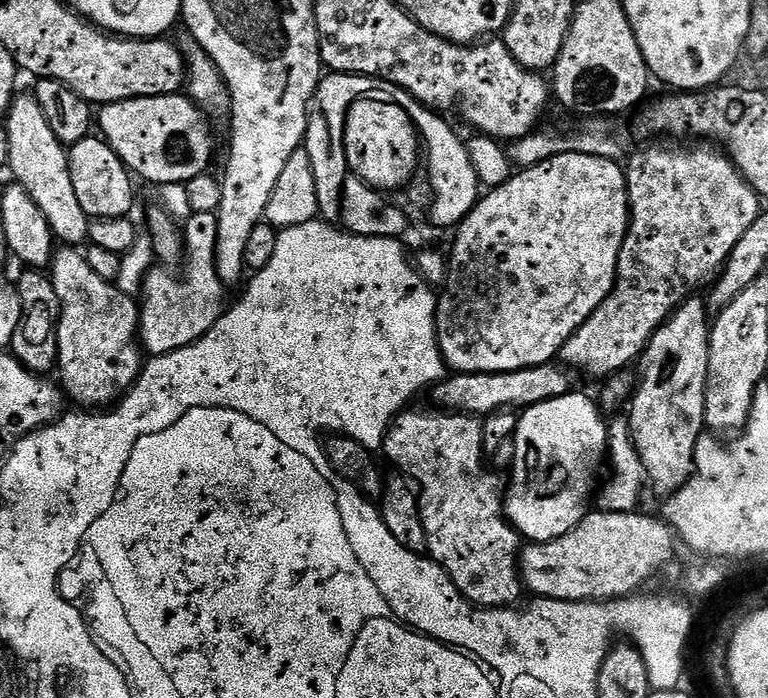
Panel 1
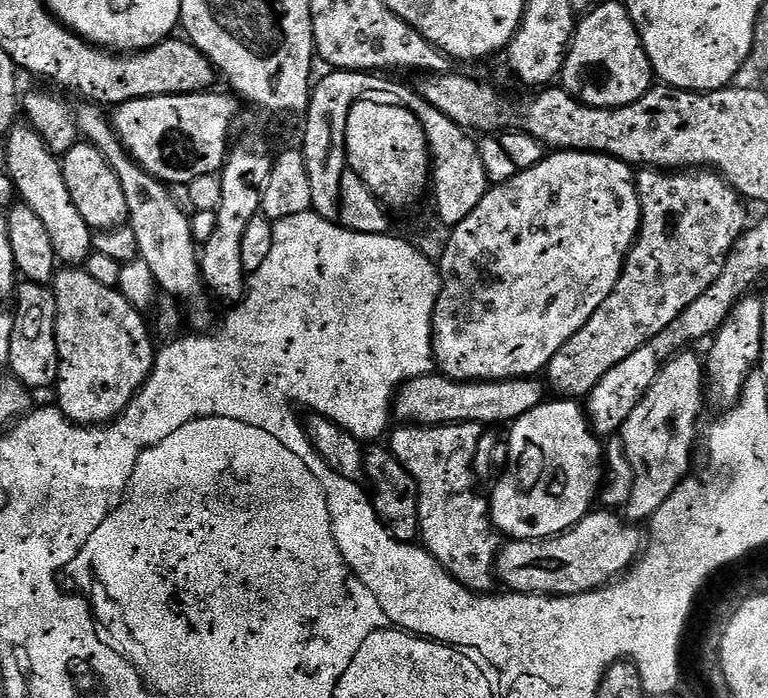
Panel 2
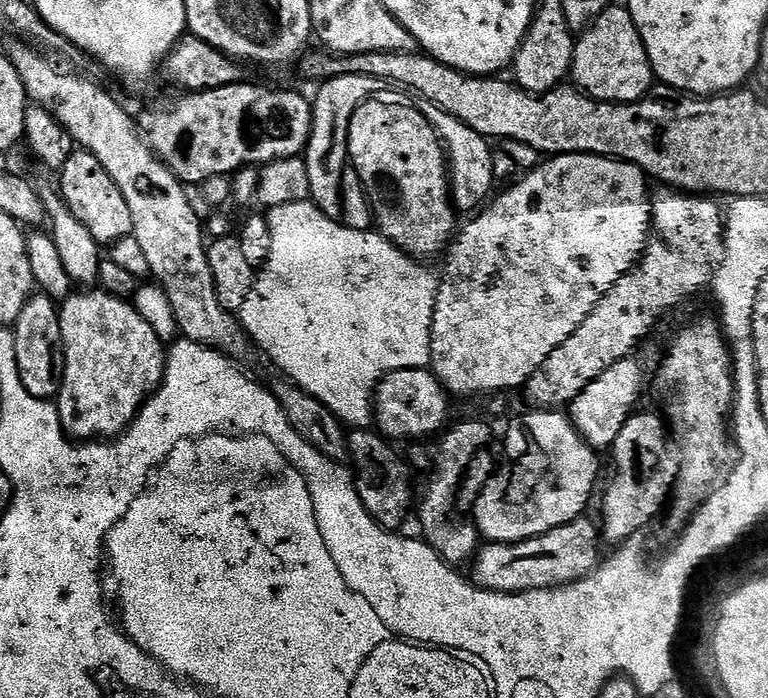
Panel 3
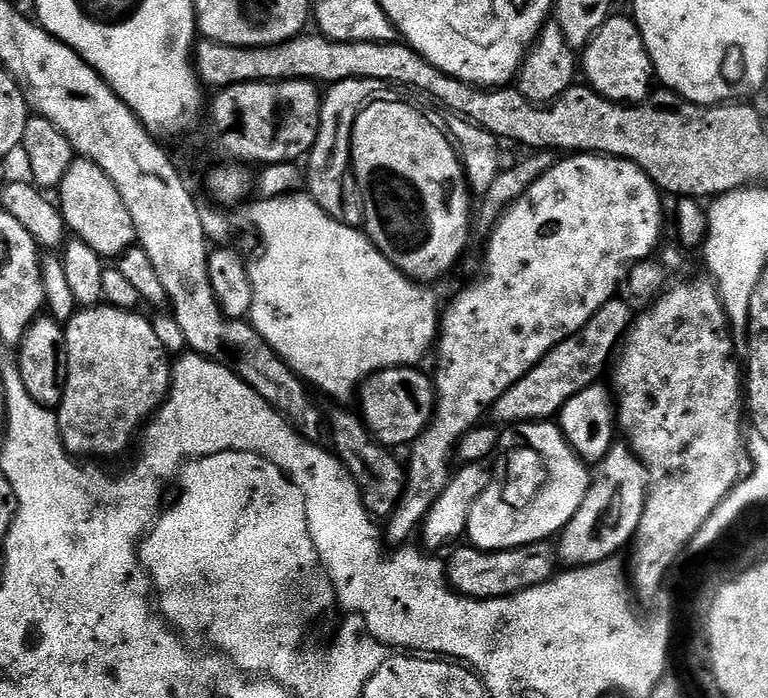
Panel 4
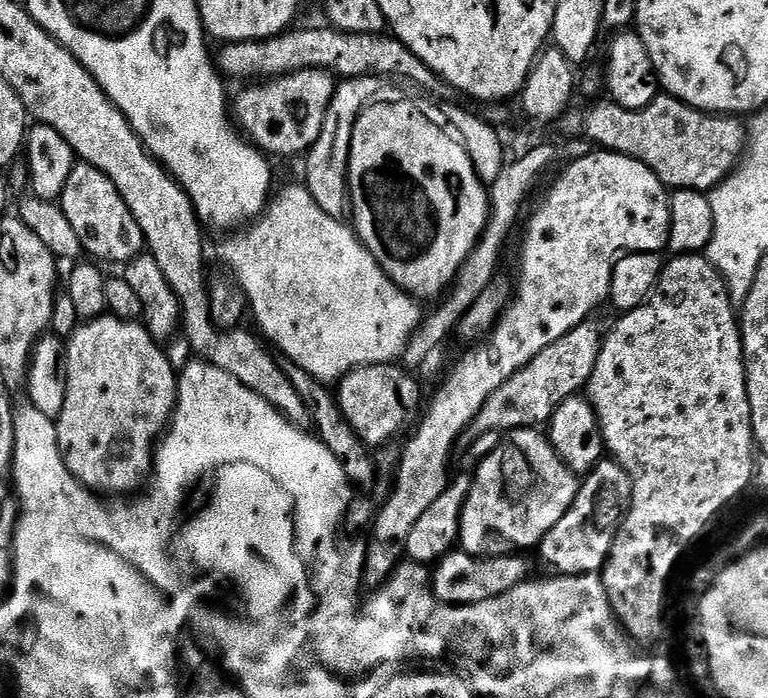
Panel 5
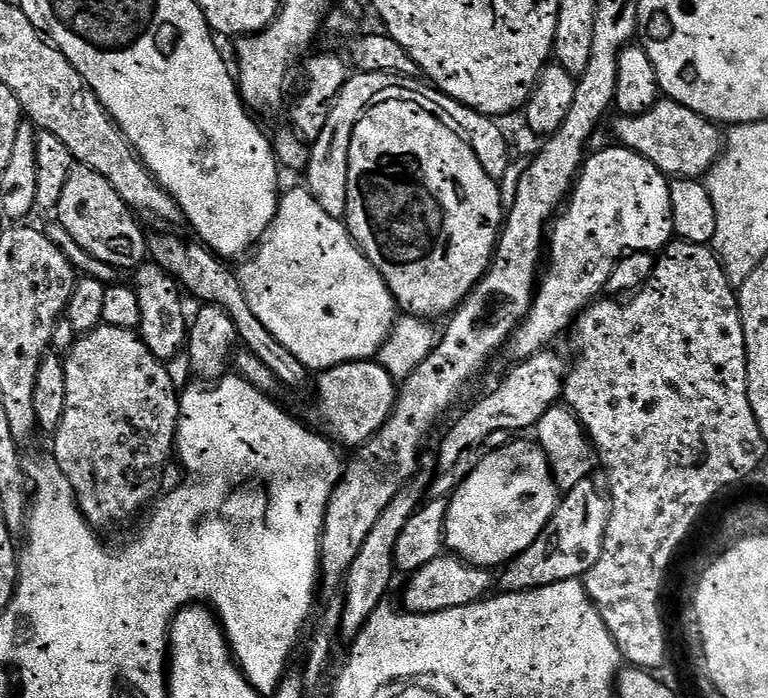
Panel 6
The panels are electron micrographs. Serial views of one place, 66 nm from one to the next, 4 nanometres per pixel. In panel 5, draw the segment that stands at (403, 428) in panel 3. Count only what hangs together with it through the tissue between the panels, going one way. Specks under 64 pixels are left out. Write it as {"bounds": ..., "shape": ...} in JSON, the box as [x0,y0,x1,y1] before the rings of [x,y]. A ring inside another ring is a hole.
{"bounds":[335,362,422,450],"shape":[[[389,362],[363,364],[339,379],[335,394],[342,414],[346,422],[354,426],[354,434],[358,434],[369,449],[376,450],[379,444],[390,443],[403,428],[411,429],[417,423],[422,412],[422,400],[420,404],[420,384],[412,376],[415,375],[409,369]]]}

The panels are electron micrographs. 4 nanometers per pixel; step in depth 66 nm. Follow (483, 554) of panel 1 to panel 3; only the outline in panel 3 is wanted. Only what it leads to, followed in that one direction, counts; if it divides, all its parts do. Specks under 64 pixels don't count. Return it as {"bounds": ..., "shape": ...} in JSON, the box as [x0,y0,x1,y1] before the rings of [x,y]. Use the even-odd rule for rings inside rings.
{"bounds":[415,420,492,566],"shape":[[[464,420],[461,424],[455,424],[453,423],[435,441],[437,444],[429,450],[428,456],[424,452],[417,454],[415,467],[424,468],[428,464],[428,485],[424,488],[424,501],[421,504],[419,501],[418,504],[420,528],[424,531],[423,539],[450,566],[461,566],[460,564],[464,563],[467,565],[475,557],[481,547],[482,537],[475,523],[468,521],[467,524],[464,520],[448,519],[451,518],[452,511],[457,511],[460,481],[464,479],[466,470],[470,466],[470,458],[474,458],[489,447],[488,443],[492,440],[492,428],[480,420]]]}

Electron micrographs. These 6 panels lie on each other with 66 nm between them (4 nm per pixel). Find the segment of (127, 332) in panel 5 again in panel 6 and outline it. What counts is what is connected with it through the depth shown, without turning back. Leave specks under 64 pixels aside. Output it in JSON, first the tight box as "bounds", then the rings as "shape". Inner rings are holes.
{"bounds":[51,323,180,529],"shape":[[[101,323],[99,328],[92,332],[85,332],[73,344],[71,350],[66,354],[64,369],[66,370],[66,410],[62,410],[62,422],[58,425],[54,435],[51,437],[51,455],[56,465],[62,470],[62,474],[70,482],[70,486],[76,495],[76,503],[80,505],[80,512],[83,513],[94,529],[116,528],[127,520],[132,520],[140,512],[140,507],[148,500],[148,492],[140,488],[140,476],[160,476],[168,468],[168,463],[173,463],[176,451],[176,431],[180,421],[180,397],[178,387],[172,381],[172,376],[167,372],[165,361],[160,360],[146,346],[146,342],[140,337],[139,331],[131,328],[119,328]]]}

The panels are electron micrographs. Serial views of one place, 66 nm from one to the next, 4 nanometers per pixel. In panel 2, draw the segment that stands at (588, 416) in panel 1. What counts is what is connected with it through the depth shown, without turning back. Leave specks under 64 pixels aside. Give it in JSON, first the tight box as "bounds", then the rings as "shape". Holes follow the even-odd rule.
{"bounds":[490,398,602,540],"shape":[[[552,398],[543,404],[539,404],[530,414],[522,414],[515,424],[511,425],[509,436],[506,436],[508,446],[508,464],[499,473],[500,481],[493,486],[490,491],[490,511],[492,514],[492,524],[496,531],[505,537],[514,540],[546,540],[550,536],[559,536],[567,528],[573,528],[574,525],[593,511],[595,500],[598,500],[598,489],[602,484],[602,444],[595,432],[592,431],[592,425],[588,422],[585,409],[580,408],[575,399],[572,398]]]}

